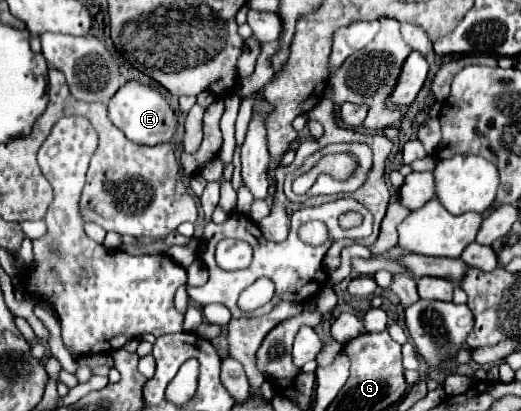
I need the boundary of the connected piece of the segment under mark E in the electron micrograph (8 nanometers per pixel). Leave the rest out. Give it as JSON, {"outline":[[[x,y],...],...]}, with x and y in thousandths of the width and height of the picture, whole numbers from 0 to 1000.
{"outline":[[[242,200],[207,248],[207,282],[223,311],[230,311],[246,341],[261,350],[280,350],[280,355],[299,355],[307,345],[322,345],[334,321],[338,321],[338,277],[322,258],[319,238],[276,204],[265,200]]]}

